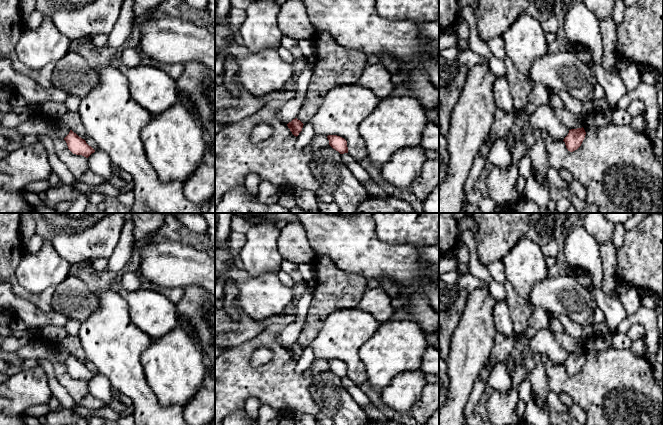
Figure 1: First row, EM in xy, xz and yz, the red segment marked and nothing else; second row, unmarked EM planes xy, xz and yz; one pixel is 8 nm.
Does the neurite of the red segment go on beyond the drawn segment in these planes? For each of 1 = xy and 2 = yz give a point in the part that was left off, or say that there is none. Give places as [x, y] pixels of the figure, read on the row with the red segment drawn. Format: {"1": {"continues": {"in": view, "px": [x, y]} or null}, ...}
{"1": {"continues": null}, "2": {"continues": null}}

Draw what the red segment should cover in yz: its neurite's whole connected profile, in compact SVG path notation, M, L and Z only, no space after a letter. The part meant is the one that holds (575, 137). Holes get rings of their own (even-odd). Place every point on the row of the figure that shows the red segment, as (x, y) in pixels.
M583 127L569 130L568 135L563 140L568 151L573 152L577 150L581 146L585 135L586 132Z

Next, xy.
M70 130L69 134L64 138L68 149L76 155L82 155L88 158L95 150L89 146L84 139L79 137L76 133Z

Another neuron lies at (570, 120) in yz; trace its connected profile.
M554 109L554 114L569 130L583 127L585 119L580 114L574 114L567 109Z

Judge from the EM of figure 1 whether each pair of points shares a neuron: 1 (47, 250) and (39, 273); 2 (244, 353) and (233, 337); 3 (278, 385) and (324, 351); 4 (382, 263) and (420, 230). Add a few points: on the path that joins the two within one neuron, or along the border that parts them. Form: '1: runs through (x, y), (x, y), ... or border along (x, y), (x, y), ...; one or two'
1: runs through (47, 256), (47, 265), (45, 267); one
2: border along (259, 333), (242, 343), (229, 347); two
3: border along (315, 357), (326, 360); two
4: border along (381, 240), (387, 243), (411, 243), (417, 247); two

